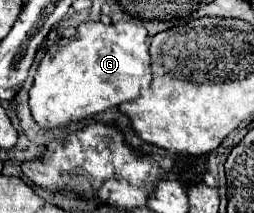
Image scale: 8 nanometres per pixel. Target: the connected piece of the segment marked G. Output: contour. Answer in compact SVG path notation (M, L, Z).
M87 21L77 27L75 37L53 43L37 67L29 91L29 109L35 123L47 131L77 123L95 113L135 101L151 83L147 31L135 23L103 25Z

